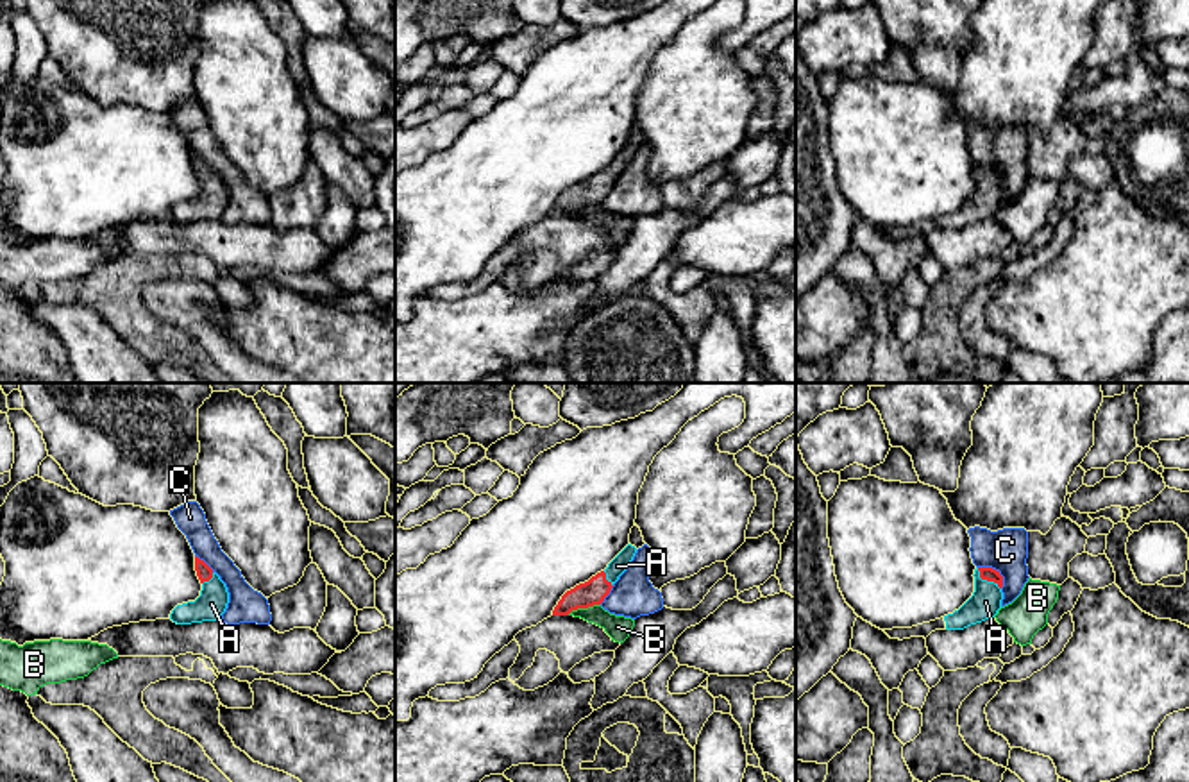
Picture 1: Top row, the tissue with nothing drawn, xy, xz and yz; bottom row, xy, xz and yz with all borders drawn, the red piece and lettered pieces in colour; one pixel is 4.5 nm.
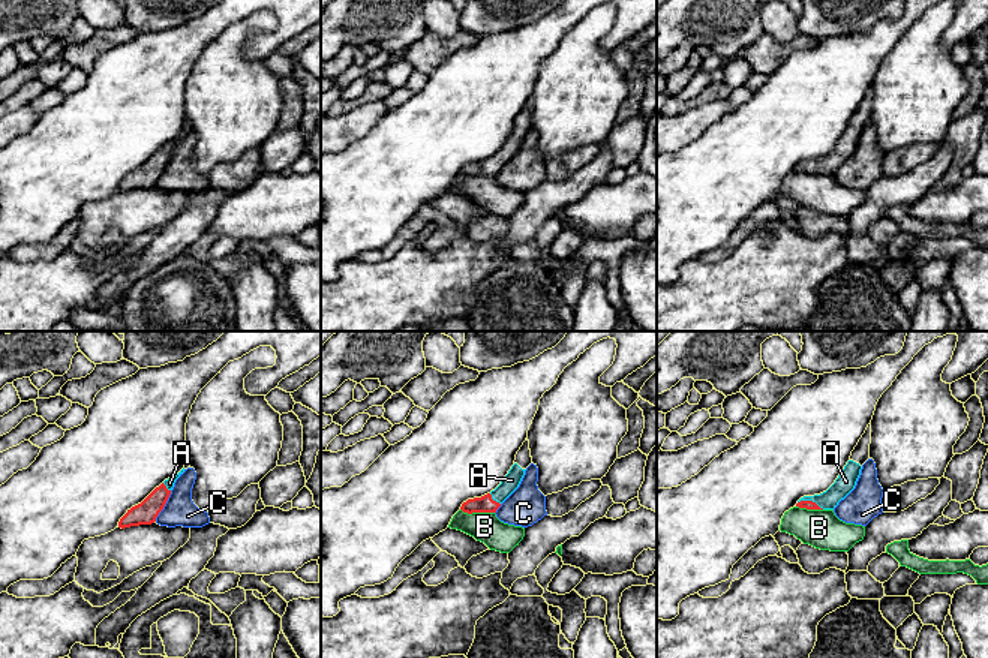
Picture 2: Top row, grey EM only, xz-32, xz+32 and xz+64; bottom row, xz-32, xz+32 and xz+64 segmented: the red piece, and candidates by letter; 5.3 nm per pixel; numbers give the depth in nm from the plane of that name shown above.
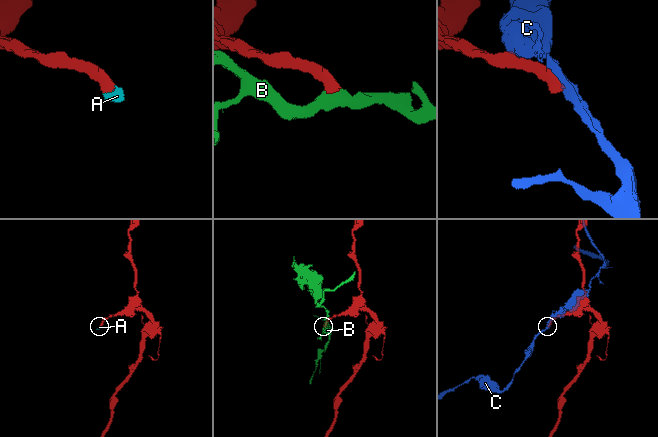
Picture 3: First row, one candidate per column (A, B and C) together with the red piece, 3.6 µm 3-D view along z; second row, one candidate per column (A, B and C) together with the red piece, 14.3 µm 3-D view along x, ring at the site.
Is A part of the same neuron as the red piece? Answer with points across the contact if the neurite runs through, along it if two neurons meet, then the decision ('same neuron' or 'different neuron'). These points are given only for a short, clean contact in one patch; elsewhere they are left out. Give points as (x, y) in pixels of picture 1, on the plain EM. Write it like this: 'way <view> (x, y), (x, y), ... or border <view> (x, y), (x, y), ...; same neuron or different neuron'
way yz (986, 172), (986, 178), (986, 201); same neuron

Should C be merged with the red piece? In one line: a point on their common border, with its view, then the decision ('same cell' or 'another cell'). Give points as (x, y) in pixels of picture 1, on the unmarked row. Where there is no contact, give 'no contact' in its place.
contact yz (995, 169); another cell

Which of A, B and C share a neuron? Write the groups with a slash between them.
A / B / C

